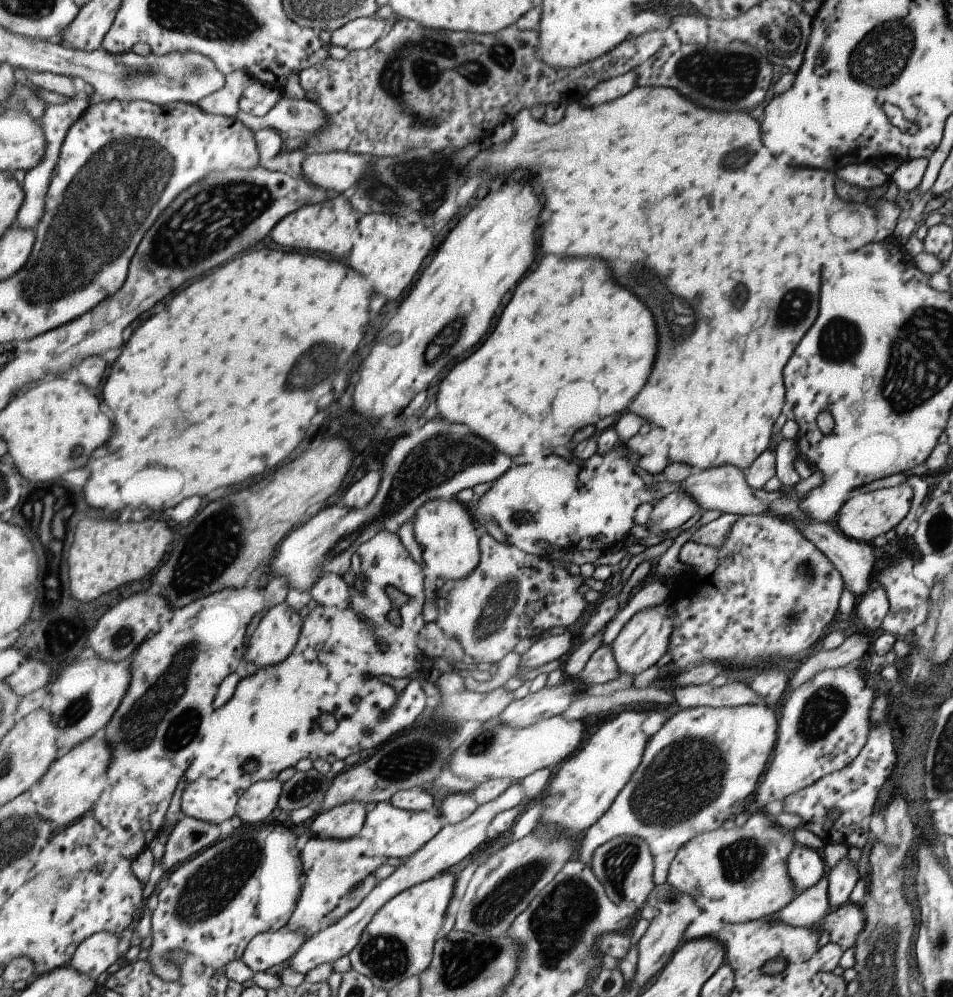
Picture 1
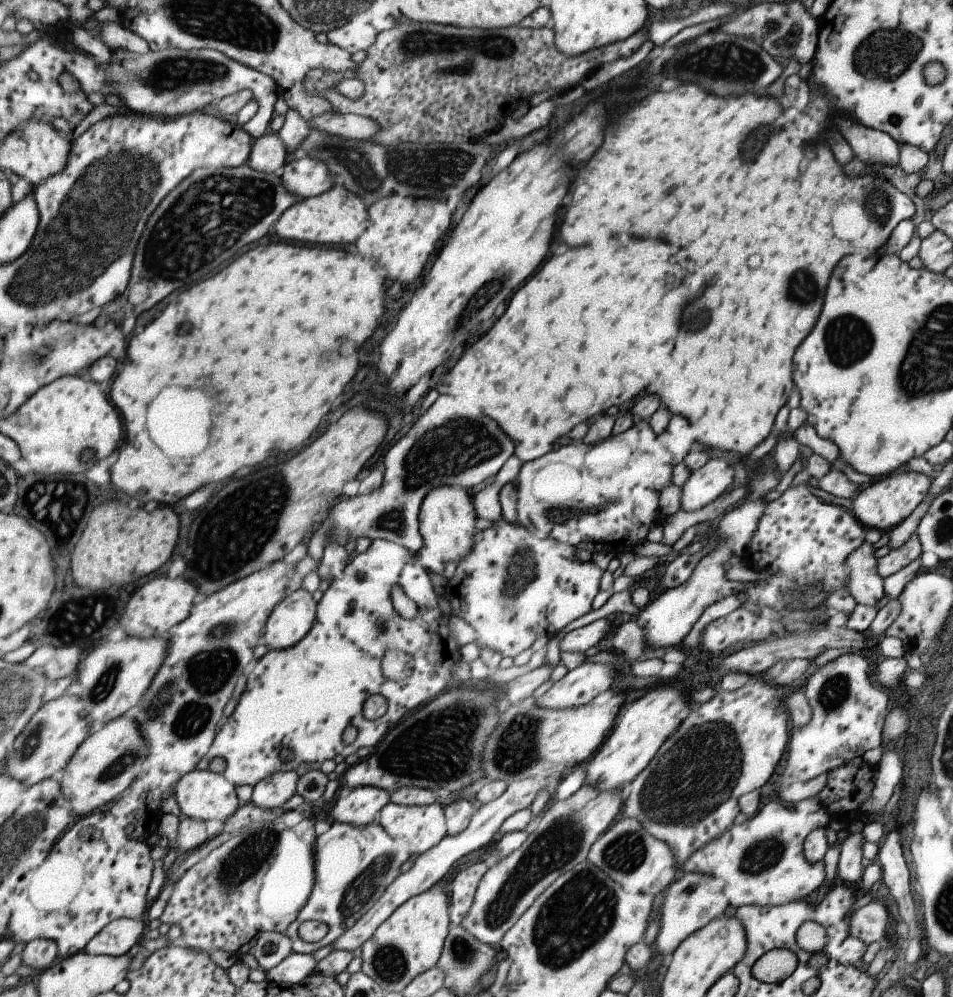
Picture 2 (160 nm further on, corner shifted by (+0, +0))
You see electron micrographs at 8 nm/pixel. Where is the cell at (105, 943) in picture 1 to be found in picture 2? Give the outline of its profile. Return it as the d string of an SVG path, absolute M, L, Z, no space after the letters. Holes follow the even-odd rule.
M123 917L108 924L86 946L90 955L121 956L127 954L137 942L140 942L148 922L142 918Z

